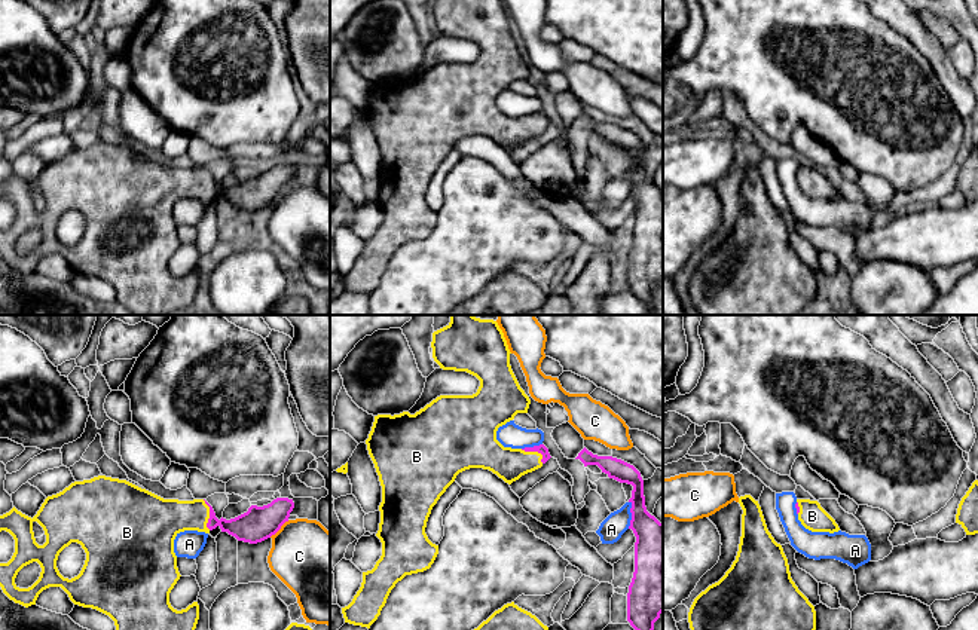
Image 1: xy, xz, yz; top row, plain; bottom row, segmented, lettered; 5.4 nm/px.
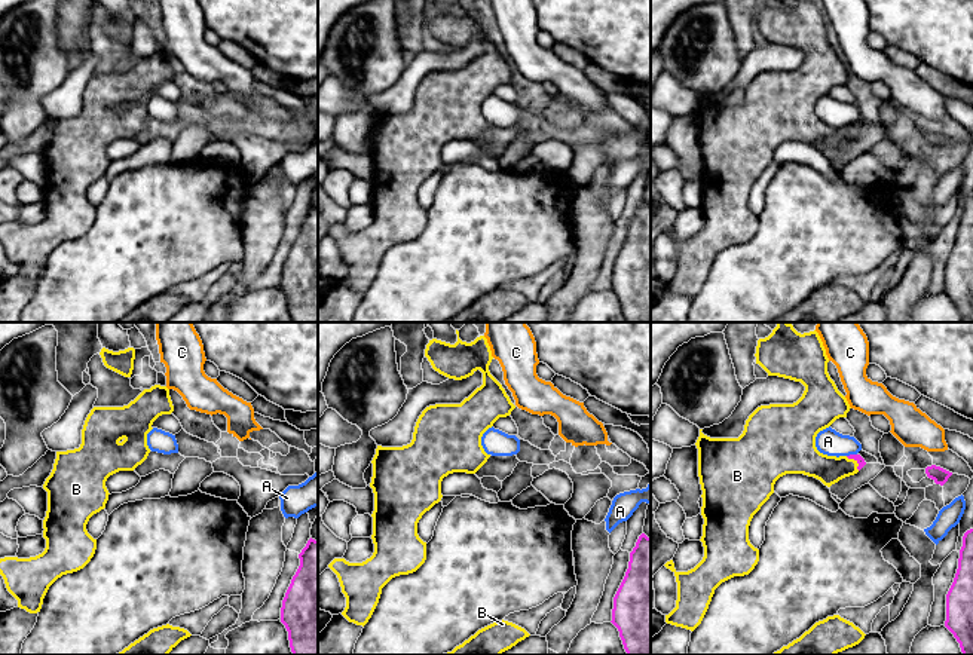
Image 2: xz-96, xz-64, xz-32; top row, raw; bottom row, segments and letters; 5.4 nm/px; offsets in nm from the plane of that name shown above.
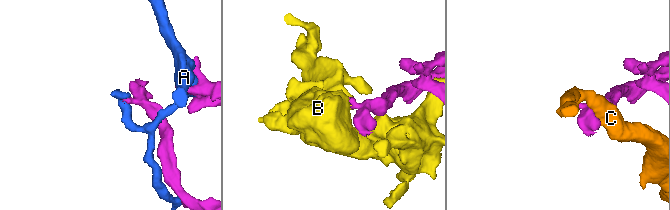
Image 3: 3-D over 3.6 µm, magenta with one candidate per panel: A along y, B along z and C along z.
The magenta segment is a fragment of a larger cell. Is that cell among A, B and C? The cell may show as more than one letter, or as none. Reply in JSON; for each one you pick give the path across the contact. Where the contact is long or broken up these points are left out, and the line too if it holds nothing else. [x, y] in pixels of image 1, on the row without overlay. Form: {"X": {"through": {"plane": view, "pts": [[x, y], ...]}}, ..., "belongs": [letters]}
{"belongs": ["B"]}

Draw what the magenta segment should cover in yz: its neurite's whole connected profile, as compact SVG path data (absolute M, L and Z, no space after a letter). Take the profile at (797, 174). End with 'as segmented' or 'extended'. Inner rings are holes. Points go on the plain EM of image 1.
M797 166L798 187L812 199L838 199L835 187L820 174L817 168Z | extended

